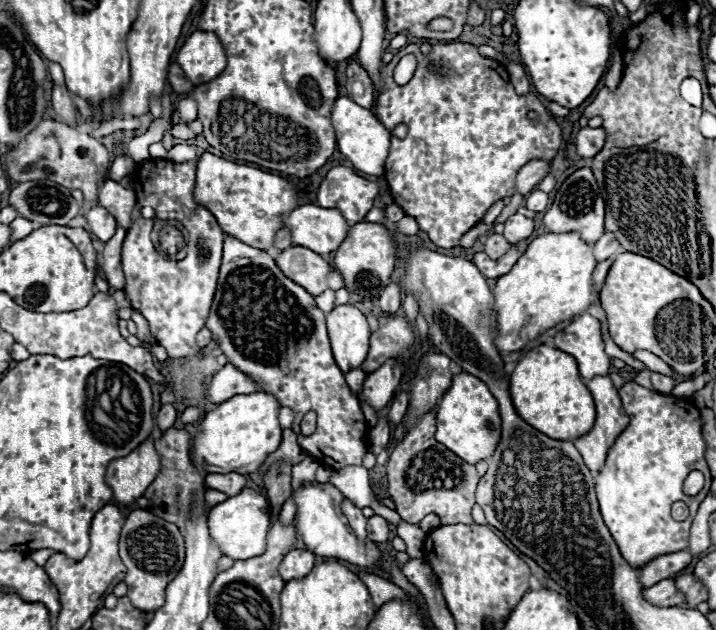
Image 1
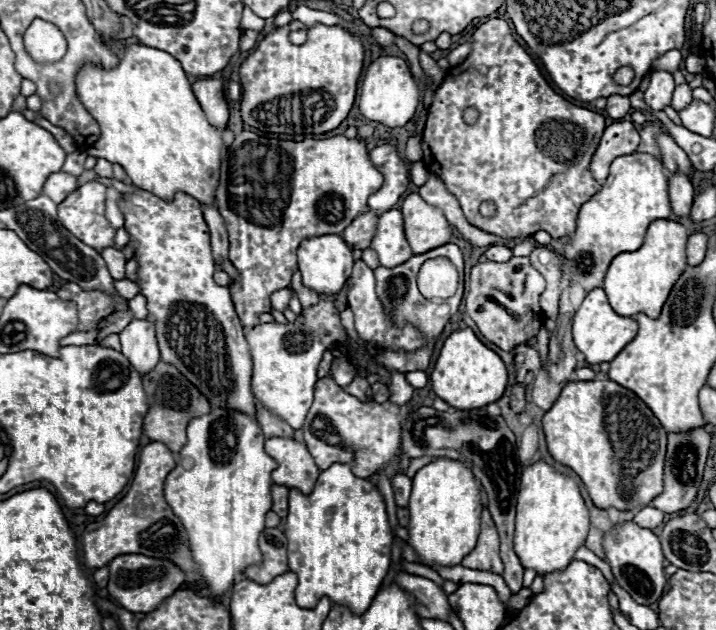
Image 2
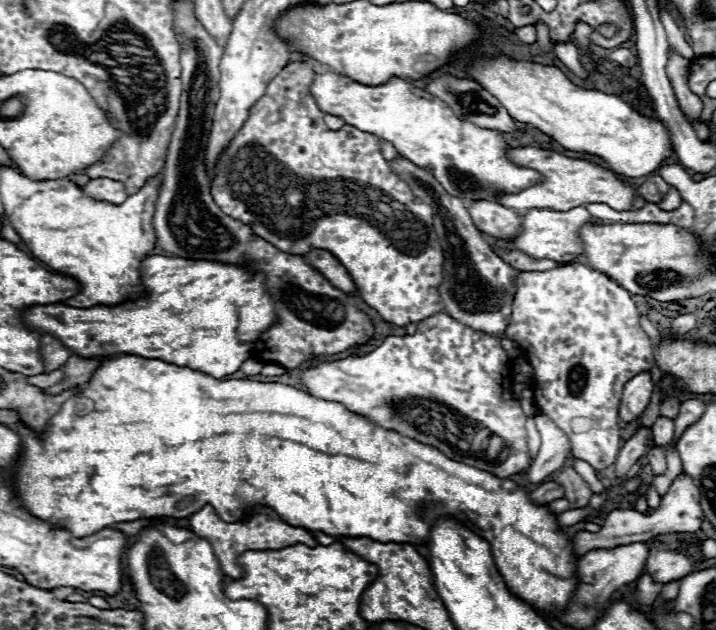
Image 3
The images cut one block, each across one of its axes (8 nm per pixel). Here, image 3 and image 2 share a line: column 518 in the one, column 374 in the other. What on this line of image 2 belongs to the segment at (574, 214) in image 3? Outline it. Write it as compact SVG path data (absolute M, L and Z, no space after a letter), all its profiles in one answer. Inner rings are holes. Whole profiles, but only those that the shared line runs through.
M386 210L378 216L376 234L370 242L370 248L376 250L380 264L386 268L398 266L412 256L412 250L404 236L404 222L400 210Z

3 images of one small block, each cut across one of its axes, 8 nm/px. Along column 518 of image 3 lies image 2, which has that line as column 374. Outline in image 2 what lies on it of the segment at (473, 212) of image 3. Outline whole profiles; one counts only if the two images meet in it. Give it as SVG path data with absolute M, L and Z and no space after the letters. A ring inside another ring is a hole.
M368 212L368 214L362 214L358 216L344 232L342 232L342 238L346 240L346 244L352 248L352 250L366 250L372 242L372 236L376 232L376 214Z

